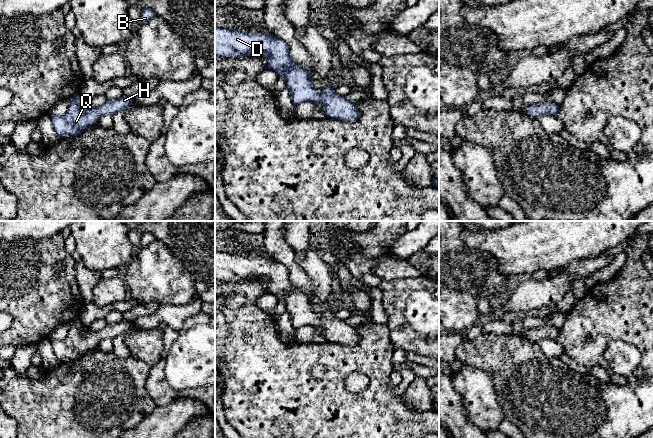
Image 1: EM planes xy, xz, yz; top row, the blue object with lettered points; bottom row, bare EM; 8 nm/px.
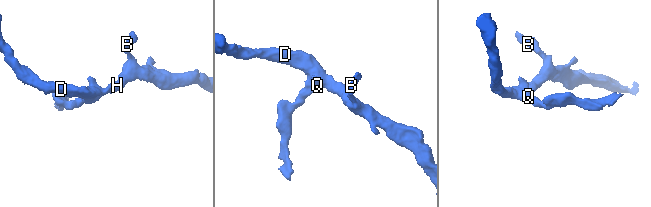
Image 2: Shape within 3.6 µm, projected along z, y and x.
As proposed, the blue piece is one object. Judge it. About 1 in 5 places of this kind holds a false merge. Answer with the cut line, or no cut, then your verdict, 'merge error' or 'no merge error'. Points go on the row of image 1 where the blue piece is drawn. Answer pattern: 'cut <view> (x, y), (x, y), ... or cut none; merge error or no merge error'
cut none; no merge error

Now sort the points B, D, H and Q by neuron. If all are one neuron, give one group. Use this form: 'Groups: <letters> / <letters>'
Groups: B D H Q

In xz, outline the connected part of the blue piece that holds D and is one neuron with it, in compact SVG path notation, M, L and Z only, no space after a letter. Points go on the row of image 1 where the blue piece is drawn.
M215 28L215 56L217 57L243 57L243 56L267 56L268 68L278 75L283 75L286 80L286 88L290 91L294 105L302 102L322 104L328 118L343 121L356 121L360 113L355 102L347 100L344 96L335 94L335 90L328 85L322 92L314 86L311 72L298 65L290 56L288 44L270 33L248 33L237 29Z

